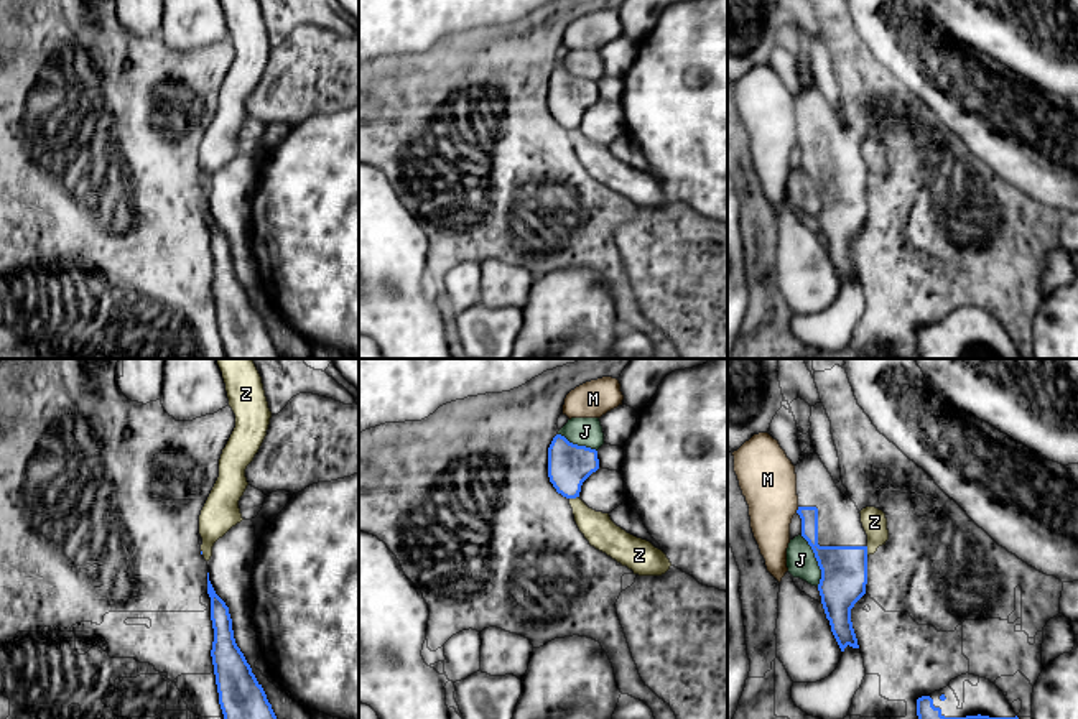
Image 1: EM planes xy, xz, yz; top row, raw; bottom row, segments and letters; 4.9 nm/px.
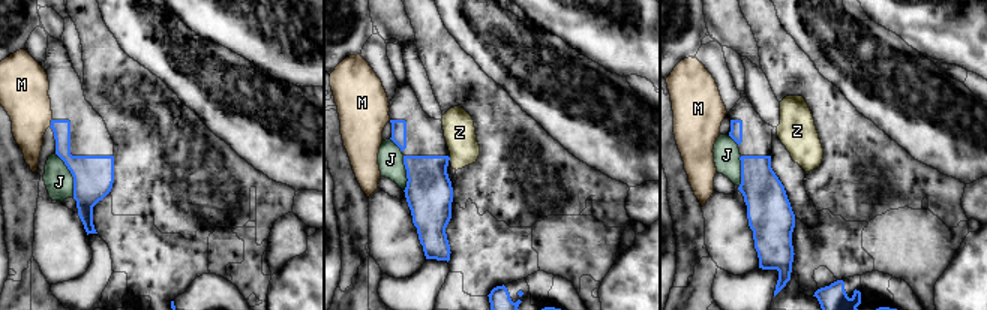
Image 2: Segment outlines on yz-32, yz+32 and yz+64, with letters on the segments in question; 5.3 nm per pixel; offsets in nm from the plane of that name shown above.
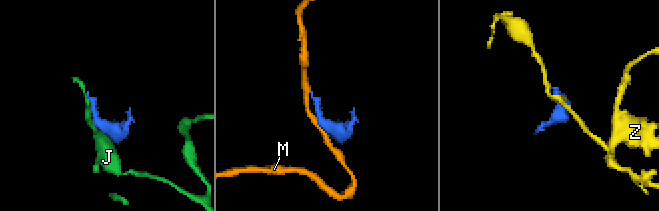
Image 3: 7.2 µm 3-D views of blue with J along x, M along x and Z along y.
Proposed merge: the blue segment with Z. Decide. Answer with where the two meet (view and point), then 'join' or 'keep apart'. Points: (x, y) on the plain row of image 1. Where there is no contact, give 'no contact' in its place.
xz (573, 129) | keep apart

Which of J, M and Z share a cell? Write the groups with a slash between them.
J Z / M

